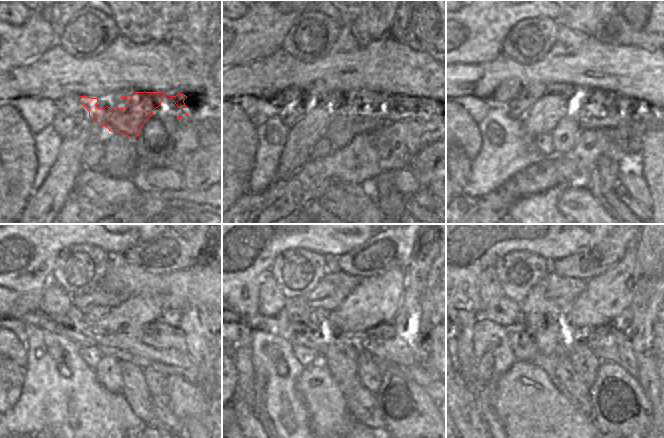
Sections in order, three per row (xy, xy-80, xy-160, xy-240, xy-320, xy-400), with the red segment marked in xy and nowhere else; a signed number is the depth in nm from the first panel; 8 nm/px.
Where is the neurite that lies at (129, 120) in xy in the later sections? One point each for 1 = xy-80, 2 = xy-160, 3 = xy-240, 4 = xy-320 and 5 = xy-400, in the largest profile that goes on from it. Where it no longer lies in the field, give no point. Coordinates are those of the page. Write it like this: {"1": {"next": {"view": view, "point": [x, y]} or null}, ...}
{"1": {"next": {"view": "xy-80", "point": [369, 110]}}, "2": {"next": {"view": "xy-160", "point": [603, 109]}}, "3": {"next": {"view": "xy-240", "point": [163, 334]}}, "4": {"next": {"view": "xy-320", "point": [382, 342]}}, "5": {"next": {"view": "xy-400", "point": [610, 343]}}}

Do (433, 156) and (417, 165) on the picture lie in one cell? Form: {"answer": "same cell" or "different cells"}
{"answer": "same cell"}

